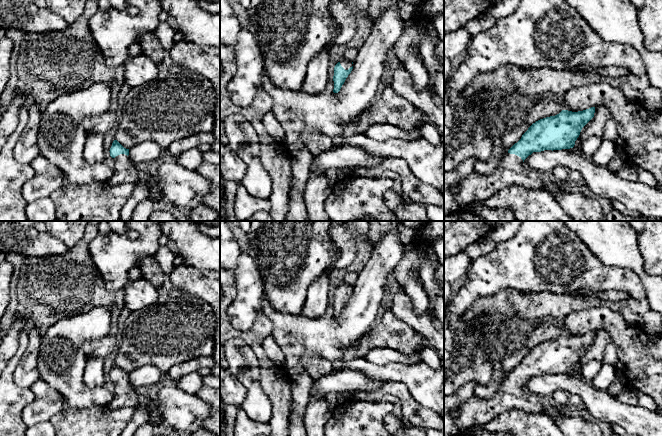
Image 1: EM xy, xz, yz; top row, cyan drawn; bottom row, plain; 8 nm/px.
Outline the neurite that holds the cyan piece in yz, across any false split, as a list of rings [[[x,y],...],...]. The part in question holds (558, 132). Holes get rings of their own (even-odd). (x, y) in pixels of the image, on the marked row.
[[[595,107],[578,112],[562,110],[555,116],[533,123],[508,150],[493,173],[482,175],[474,170],[457,184],[459,209],[464,210],[472,202],[484,201],[512,185],[544,189],[545,184],[539,173],[525,169],[524,160],[533,152],[573,148],[582,128],[594,117],[594,113]]]

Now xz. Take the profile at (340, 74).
[[[342,59],[335,65],[333,76],[334,93],[338,93],[340,91],[342,85],[344,84],[348,75],[351,73],[352,69],[353,69],[352,62],[346,61],[344,59]]]

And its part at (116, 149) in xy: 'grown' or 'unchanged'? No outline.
grown

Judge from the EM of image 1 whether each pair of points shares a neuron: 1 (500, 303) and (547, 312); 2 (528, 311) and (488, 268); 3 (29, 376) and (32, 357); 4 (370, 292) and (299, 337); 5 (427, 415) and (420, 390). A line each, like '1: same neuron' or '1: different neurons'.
1: same neuron
2: different neurons
3: same neuron
4: same neuron
5: different neurons

